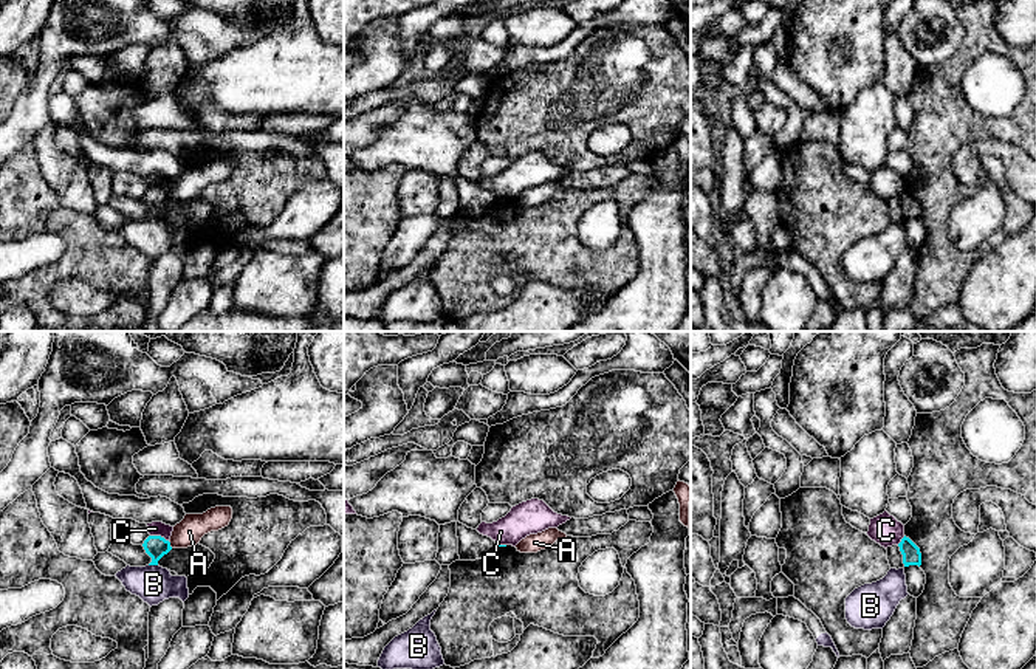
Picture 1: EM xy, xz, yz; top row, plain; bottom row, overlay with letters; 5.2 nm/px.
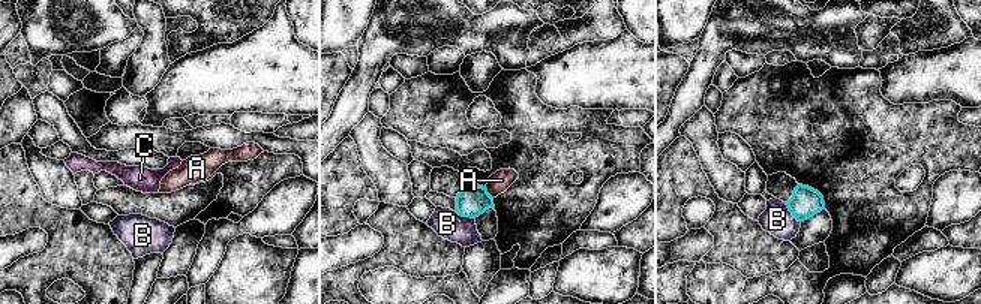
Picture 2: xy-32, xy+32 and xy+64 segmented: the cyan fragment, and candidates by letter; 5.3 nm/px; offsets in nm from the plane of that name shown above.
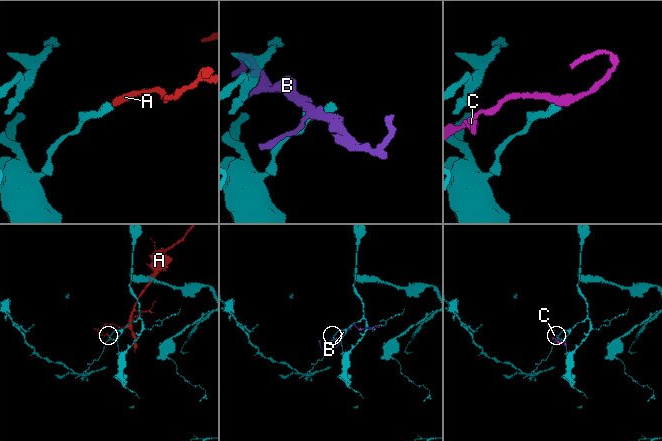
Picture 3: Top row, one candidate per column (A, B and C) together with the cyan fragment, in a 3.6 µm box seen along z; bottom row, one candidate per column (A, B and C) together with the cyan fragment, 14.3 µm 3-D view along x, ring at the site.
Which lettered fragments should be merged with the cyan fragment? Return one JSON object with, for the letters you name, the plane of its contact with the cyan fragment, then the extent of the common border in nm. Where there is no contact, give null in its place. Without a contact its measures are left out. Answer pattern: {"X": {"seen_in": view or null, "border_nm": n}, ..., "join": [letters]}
{"join": []}

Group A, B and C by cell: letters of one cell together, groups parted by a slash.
A / B / C

